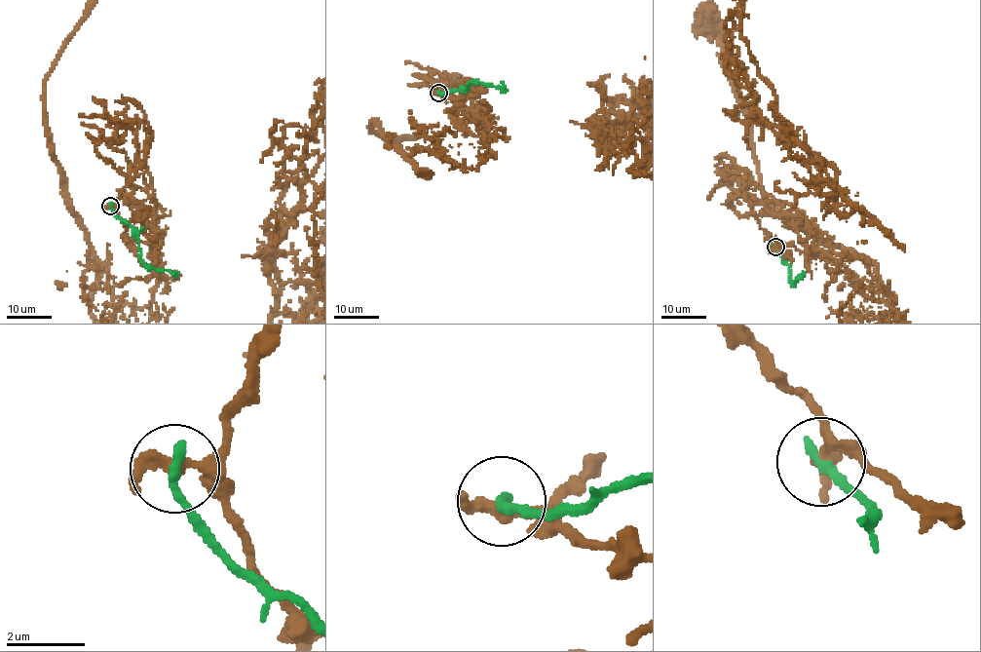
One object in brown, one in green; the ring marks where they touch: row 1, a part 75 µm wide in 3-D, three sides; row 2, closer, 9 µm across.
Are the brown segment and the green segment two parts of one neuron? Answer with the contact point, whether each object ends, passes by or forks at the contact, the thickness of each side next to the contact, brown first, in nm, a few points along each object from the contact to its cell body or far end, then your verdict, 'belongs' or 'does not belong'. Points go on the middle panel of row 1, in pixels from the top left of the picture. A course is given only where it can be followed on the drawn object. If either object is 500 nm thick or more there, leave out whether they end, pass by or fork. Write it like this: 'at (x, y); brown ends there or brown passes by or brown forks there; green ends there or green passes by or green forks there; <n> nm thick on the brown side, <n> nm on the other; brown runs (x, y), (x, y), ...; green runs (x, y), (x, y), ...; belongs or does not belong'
at (438, 93); brown passes by; green ends there; 300 nm thick on the brown side, 280 nm on the other; brown runs (437, 93), (478, 95), (480, 164), (442, 156), (431, 134), (419, 175), (371, 122), (393, 142), (434, 135); green runs (437, 93), (446, 94), (462, 88), (468, 90), (469, 83), (504, 87), (502, 83); does not belong

